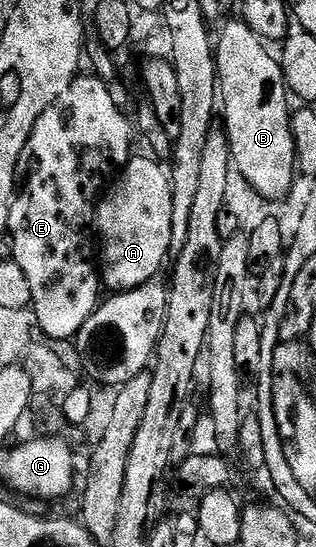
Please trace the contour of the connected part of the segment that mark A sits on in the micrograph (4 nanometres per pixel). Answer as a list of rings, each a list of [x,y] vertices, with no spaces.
[[[136,155],[132,157],[126,166],[120,171],[120,174],[116,177],[116,180],[110,185],[110,188],[104,193],[104,196],[100,199],[98,206],[96,208],[94,223],[95,223],[95,232],[103,242],[103,262],[101,261],[101,277],[104,287],[111,292],[128,292],[131,289],[138,288],[143,282],[149,280],[154,280],[158,277],[158,272],[167,256],[171,252],[171,217],[173,215],[173,202],[172,202],[172,190],[171,182],[166,169],[163,169],[158,165],[160,164],[154,157]]]

